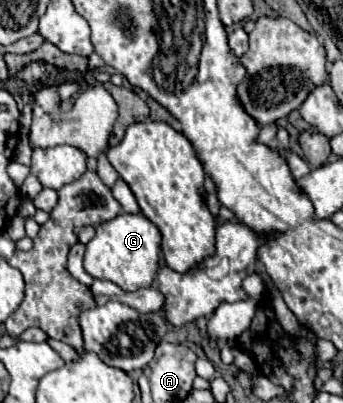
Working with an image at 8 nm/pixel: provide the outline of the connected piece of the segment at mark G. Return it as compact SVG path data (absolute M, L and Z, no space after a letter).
M122 213L96 227L96 235L86 245L84 269L96 279L108 279L124 291L138 291L154 283L154 275L160 267L160 231L142 213Z

